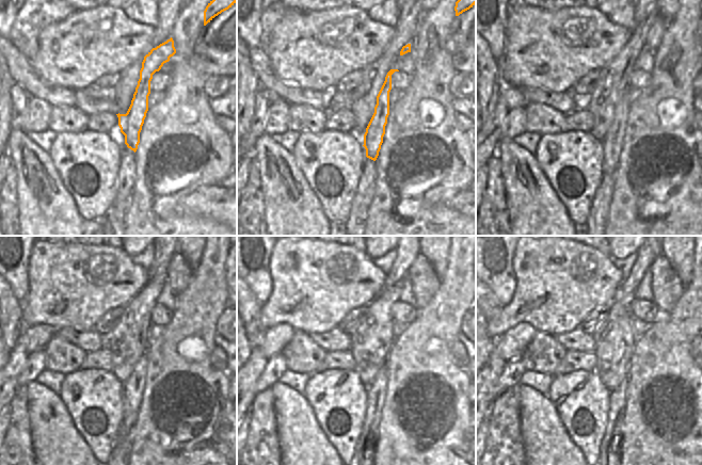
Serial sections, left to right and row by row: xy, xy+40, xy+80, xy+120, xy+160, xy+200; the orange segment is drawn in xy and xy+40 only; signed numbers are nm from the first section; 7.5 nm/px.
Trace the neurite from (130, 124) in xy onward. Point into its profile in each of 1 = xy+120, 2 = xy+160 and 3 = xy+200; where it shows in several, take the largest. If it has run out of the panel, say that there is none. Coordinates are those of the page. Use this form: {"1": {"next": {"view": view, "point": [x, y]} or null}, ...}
{"1": {"next": {"view": "xy+120", "point": [134, 385]}}, "2": {"next": {"view": "xy+160", "point": [377, 390]}}, "3": {"next": {"view": "xy+200", "point": [618, 398]}}}

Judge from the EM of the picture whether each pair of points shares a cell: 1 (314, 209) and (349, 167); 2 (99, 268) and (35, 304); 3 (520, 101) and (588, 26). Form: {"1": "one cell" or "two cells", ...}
{"1": "two cells", "2": "one cell", "3": "two cells"}

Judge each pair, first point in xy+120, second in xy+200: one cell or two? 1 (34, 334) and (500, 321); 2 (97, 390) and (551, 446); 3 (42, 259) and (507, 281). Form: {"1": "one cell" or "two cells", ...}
{"1": "two cells", "2": "two cells", "3": "two cells"}

